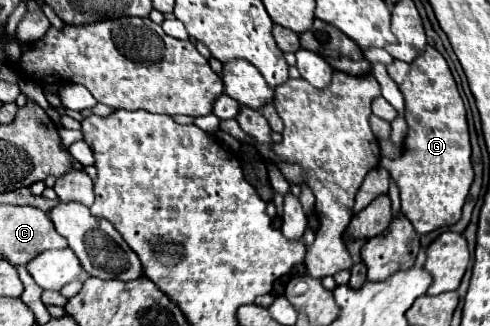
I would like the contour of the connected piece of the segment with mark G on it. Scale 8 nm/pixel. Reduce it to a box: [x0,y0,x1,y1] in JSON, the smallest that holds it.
[388,45,474,235]

